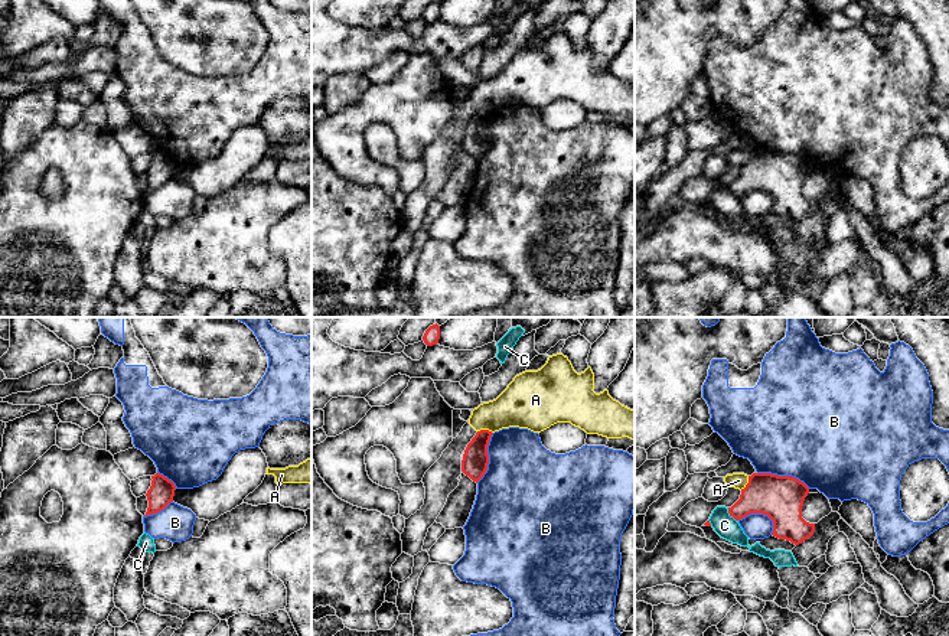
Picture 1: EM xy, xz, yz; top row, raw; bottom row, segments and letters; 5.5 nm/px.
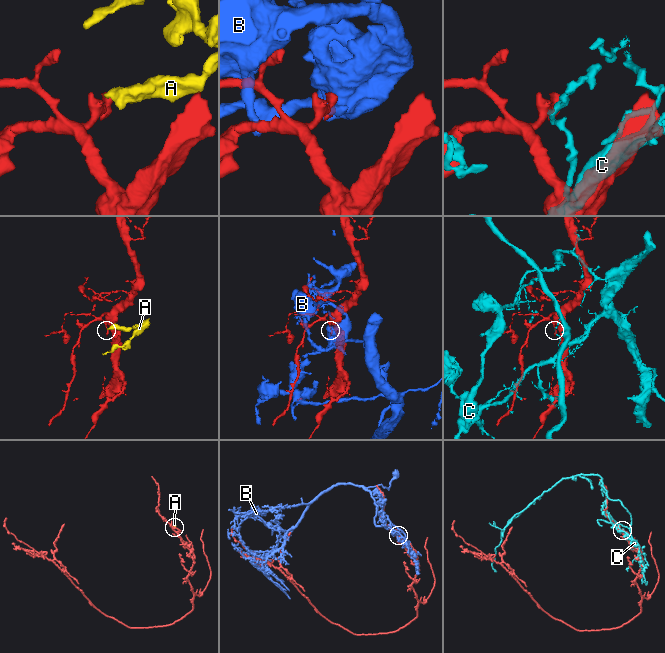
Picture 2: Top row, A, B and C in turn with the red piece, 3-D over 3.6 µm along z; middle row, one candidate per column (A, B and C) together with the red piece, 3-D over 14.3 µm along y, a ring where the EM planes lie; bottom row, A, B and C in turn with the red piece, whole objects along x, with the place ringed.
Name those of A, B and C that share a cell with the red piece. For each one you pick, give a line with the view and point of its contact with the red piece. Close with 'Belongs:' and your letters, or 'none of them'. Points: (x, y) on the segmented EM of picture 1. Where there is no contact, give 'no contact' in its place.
Belongs: none of them

